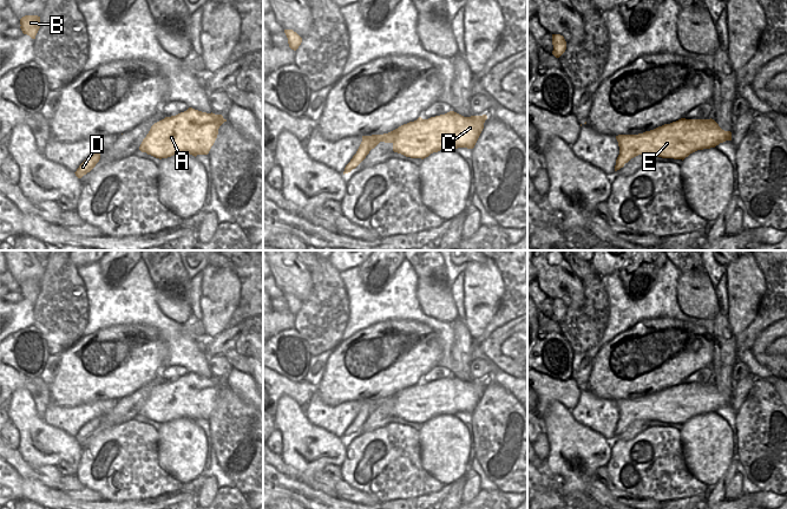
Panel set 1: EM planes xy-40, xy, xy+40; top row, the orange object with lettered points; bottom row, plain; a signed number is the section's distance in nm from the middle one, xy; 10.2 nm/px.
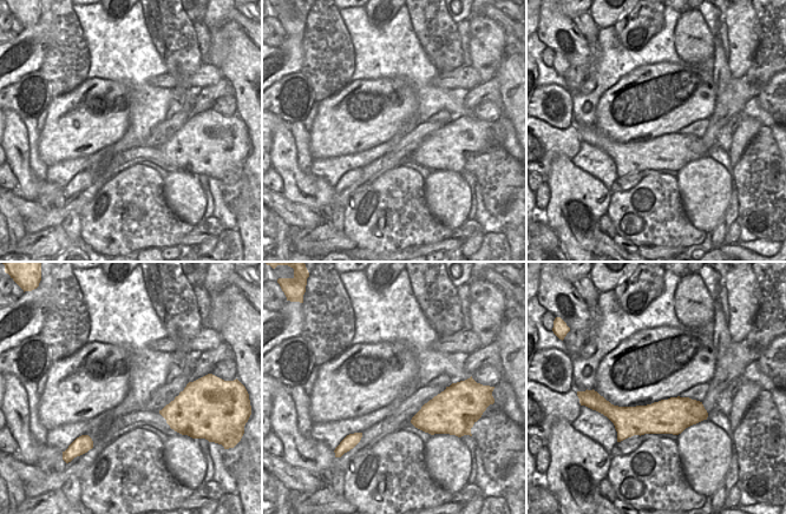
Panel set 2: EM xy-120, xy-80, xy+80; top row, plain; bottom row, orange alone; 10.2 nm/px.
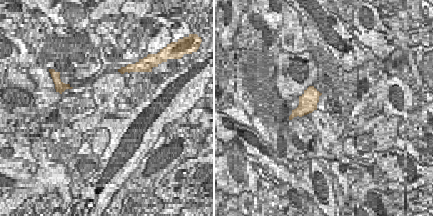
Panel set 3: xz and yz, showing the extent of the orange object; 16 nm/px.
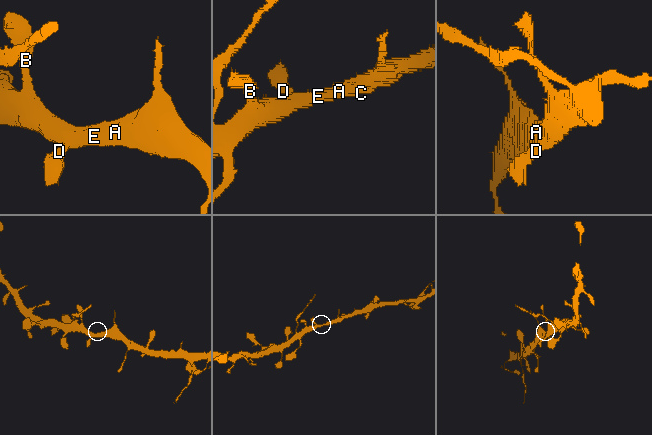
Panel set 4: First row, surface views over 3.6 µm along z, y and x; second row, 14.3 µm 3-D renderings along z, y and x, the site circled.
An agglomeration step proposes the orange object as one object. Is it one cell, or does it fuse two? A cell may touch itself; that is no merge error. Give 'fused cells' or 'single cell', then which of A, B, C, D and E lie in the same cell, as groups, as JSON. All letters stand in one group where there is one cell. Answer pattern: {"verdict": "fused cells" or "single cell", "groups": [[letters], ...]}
{"verdict": "single cell", "groups": [["A", "B", "C", "D", "E"]]}

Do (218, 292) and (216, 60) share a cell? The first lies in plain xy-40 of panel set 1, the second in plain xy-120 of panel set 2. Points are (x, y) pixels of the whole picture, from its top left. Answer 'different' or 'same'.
same

